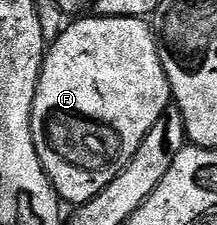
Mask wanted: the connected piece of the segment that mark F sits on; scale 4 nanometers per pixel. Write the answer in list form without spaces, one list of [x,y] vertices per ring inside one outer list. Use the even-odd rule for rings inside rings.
[[[80,16],[69,21],[72,23],[57,36],[56,43],[53,46],[51,43],[47,47],[44,63],[40,69],[40,79],[36,85],[36,95],[32,101],[32,139],[36,145],[40,162],[44,165],[44,170],[57,194],[65,203],[72,202],[71,204],[83,204],[94,196],[98,196],[98,192],[102,192],[102,188],[106,188],[106,184],[110,184],[114,180],[114,176],[118,176],[118,172],[122,172],[122,168],[126,168],[128,161],[138,152],[146,132],[150,132],[150,128],[154,128],[154,124],[158,124],[160,117],[169,110],[174,102],[168,77],[162,68],[160,43],[157,42],[151,25],[144,18],[84,17]]]

